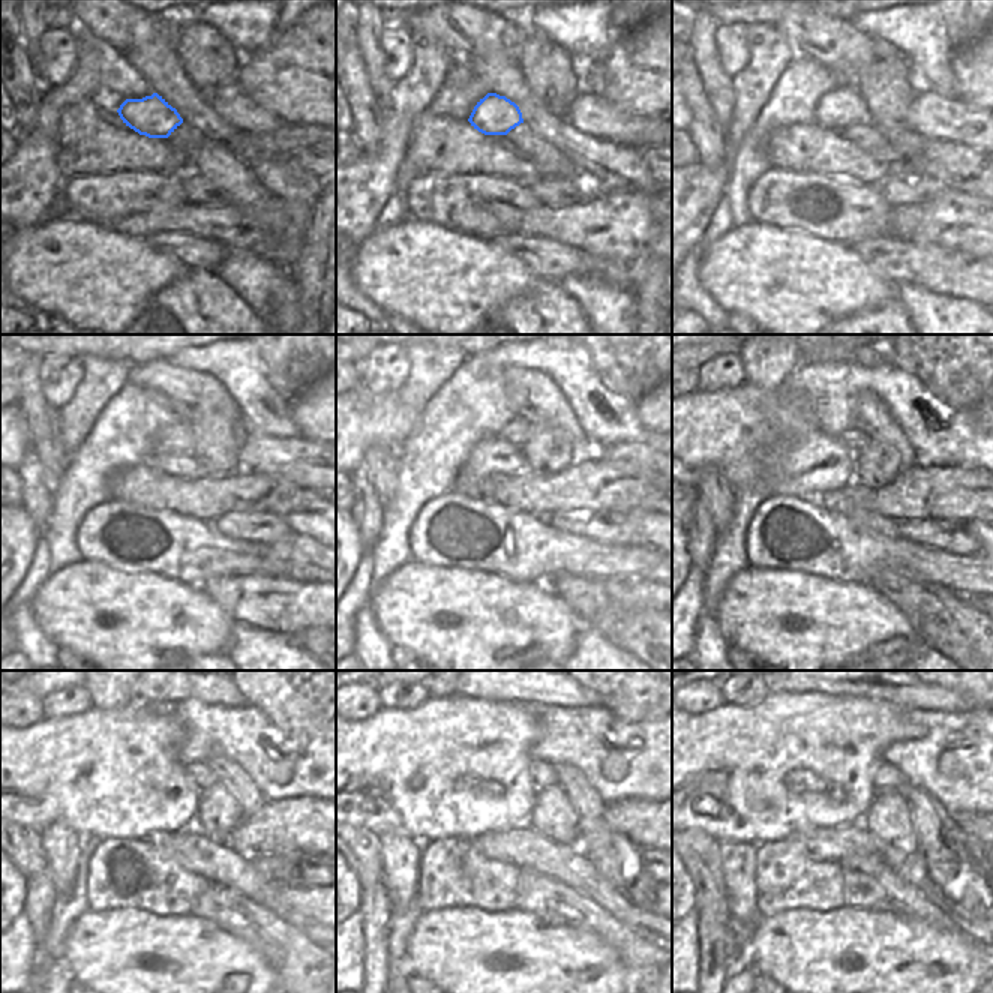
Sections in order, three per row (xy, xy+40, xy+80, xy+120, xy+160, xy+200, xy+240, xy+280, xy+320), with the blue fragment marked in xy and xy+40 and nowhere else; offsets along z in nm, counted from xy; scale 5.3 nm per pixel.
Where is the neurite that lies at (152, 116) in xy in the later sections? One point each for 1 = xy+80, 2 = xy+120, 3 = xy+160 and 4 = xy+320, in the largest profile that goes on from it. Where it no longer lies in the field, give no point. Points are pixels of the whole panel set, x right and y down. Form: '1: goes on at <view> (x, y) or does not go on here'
1: goes on at xy+80 (842, 107)
2: goes on at xy+120 (176, 440)
3: goes on at xy+160 (516, 432)
4: goes on at xy+320 (885, 776)

